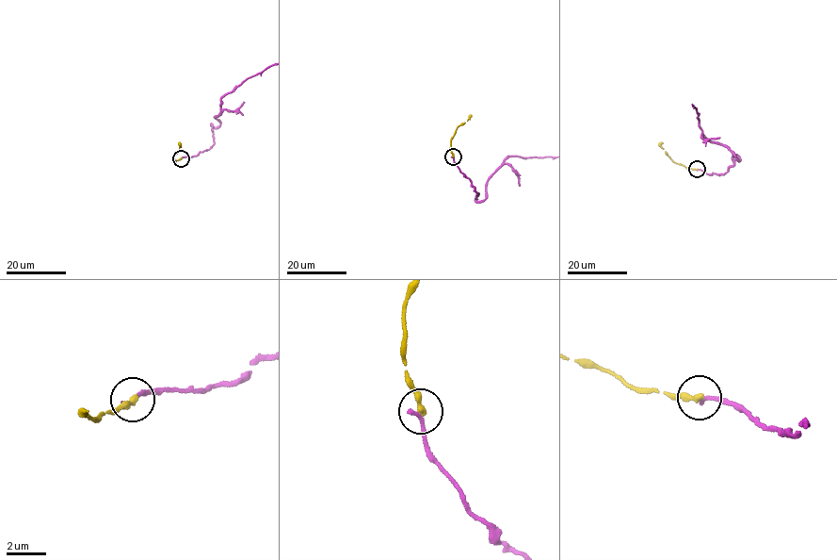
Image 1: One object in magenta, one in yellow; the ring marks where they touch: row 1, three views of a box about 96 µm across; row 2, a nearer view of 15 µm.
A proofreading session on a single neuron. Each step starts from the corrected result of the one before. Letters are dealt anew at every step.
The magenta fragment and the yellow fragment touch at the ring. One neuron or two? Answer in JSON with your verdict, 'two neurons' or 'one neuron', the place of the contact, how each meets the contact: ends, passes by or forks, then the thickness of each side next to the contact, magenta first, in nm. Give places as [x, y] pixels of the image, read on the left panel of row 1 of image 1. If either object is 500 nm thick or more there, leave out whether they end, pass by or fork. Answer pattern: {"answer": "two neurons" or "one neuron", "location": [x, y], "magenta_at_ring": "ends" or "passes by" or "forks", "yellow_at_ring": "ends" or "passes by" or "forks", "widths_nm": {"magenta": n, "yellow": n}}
{"answer": "two neurons", "location": [181, 158], "magenta_at_ring": "ends", "yellow_at_ring": "ends", "widths_nm": {"magenta": 200, "yellow": 340}}

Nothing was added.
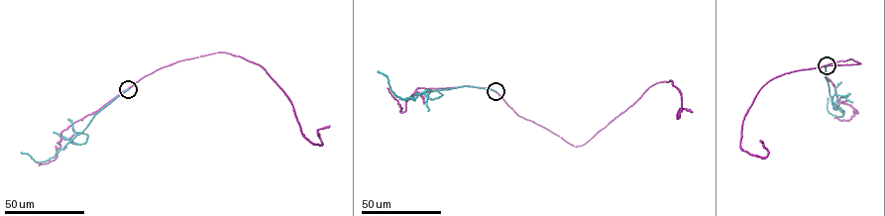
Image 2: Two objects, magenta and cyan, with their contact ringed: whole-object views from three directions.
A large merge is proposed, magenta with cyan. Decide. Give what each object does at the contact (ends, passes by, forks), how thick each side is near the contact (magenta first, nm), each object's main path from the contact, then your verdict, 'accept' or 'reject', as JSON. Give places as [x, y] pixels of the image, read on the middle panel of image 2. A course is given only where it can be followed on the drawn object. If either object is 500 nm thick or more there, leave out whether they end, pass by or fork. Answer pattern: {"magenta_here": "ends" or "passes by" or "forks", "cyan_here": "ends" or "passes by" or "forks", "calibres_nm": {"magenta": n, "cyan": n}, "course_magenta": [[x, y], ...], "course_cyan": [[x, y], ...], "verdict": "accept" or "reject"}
{"magenta_here": "passes by", "cyan_here": "ends", "calibres_nm": {"magenta": 280, "cyan": 190}, "course_magenta": [[496, 91], [519, 116], [576, 147], [660, 82], [670, 80], [678, 88], [678, 119], [680, 109], [692, 112]], "course_cyan": [[496, 91], [465, 86], [425, 90], [414, 100], [402, 99], [390, 88], [386, 75], [378, 70]], "verdict": "reject"}

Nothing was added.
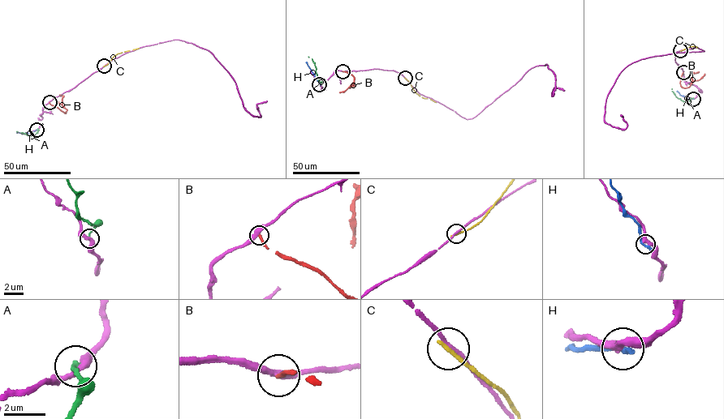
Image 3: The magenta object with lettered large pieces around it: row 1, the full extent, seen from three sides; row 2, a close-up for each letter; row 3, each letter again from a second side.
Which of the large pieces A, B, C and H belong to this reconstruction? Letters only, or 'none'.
none

